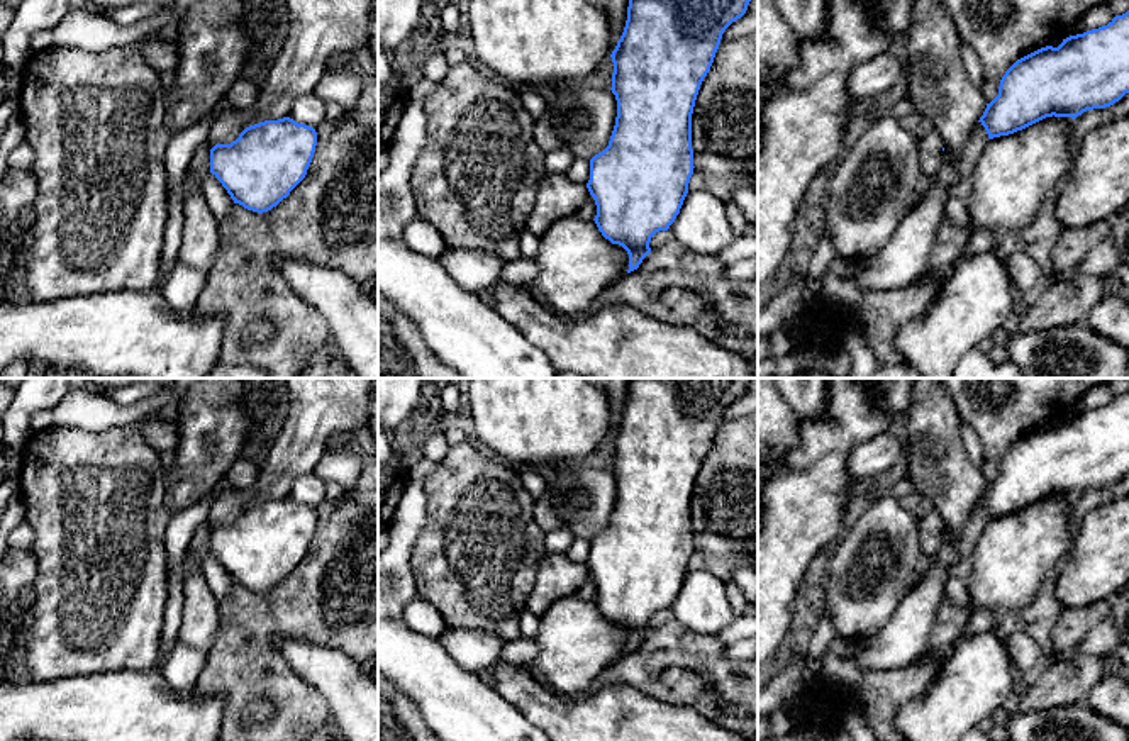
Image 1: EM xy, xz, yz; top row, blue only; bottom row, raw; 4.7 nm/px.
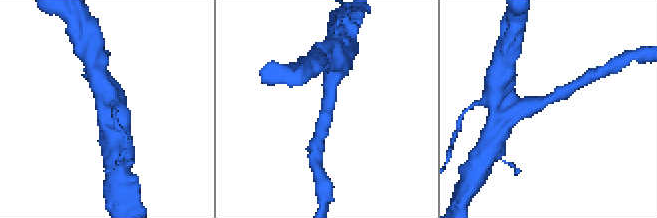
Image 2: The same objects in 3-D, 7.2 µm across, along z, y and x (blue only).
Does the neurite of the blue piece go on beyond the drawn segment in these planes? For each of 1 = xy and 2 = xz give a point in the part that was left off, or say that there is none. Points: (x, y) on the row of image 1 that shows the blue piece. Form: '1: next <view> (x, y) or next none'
1: next none
2: next none

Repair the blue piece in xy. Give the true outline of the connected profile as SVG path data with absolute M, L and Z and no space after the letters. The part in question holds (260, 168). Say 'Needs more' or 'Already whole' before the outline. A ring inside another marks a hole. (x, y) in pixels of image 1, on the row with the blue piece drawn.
Already whole. M290 117L246 127L231 144L210 149L210 173L234 203L263 214L305 178L317 146L314 127Z

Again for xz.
Already whole. M629 0L627 20L610 58L612 93L617 100L609 146L590 159L587 188L595 200L595 224L612 244L629 254L627 273L651 253L651 237L675 222L693 175L692 114L700 85L714 63L724 31L741 19L751 0Z

